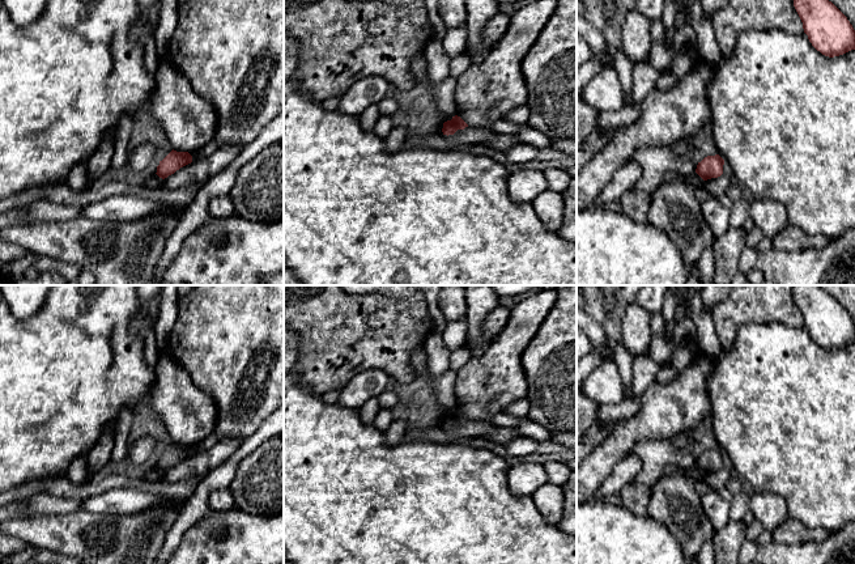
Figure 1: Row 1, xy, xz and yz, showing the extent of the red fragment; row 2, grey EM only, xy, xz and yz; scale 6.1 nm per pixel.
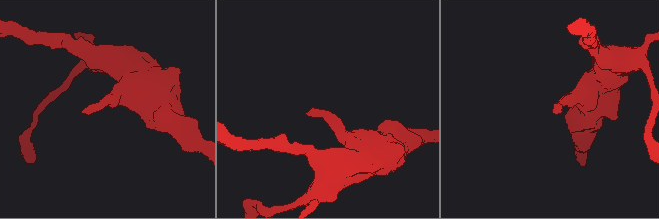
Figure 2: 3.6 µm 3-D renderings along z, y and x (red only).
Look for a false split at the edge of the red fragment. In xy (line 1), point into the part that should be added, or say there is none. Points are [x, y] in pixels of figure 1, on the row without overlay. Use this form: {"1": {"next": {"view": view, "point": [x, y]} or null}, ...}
{"1": {"next": null}}

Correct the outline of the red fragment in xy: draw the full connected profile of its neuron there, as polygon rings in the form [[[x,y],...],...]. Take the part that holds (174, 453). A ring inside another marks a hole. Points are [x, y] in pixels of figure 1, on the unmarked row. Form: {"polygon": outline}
{"polygon": [[[173,442],[162,454],[159,454],[156,467],[165,472],[191,455],[192,449],[188,445],[176,445]]]}

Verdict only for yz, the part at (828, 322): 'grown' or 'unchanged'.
unchanged

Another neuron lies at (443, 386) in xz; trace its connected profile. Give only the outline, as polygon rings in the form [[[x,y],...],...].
[[[422,345],[413,352],[411,366],[416,374],[416,378],[428,378],[431,382],[431,399],[442,407],[444,415],[451,414],[455,408],[458,408],[455,395],[455,372],[448,369],[443,374],[433,376],[429,372],[428,356]]]

